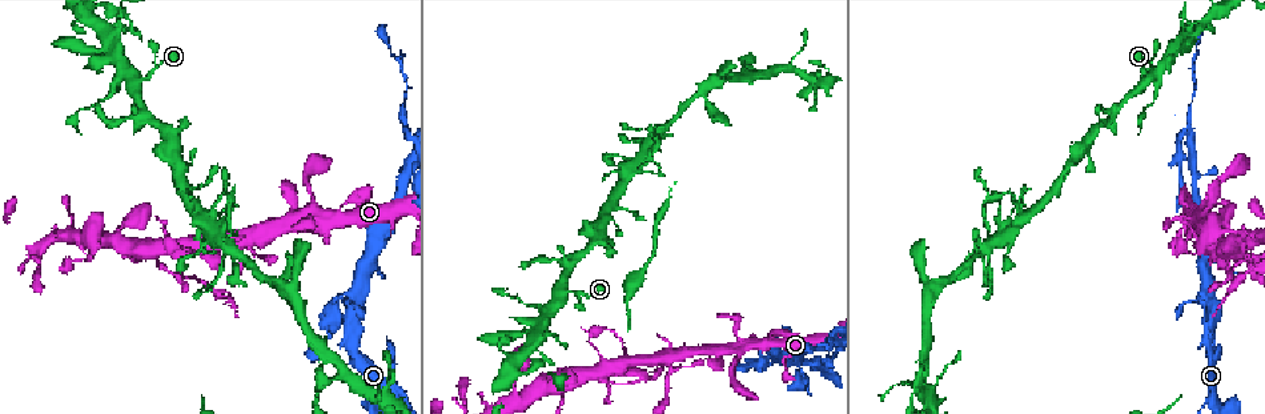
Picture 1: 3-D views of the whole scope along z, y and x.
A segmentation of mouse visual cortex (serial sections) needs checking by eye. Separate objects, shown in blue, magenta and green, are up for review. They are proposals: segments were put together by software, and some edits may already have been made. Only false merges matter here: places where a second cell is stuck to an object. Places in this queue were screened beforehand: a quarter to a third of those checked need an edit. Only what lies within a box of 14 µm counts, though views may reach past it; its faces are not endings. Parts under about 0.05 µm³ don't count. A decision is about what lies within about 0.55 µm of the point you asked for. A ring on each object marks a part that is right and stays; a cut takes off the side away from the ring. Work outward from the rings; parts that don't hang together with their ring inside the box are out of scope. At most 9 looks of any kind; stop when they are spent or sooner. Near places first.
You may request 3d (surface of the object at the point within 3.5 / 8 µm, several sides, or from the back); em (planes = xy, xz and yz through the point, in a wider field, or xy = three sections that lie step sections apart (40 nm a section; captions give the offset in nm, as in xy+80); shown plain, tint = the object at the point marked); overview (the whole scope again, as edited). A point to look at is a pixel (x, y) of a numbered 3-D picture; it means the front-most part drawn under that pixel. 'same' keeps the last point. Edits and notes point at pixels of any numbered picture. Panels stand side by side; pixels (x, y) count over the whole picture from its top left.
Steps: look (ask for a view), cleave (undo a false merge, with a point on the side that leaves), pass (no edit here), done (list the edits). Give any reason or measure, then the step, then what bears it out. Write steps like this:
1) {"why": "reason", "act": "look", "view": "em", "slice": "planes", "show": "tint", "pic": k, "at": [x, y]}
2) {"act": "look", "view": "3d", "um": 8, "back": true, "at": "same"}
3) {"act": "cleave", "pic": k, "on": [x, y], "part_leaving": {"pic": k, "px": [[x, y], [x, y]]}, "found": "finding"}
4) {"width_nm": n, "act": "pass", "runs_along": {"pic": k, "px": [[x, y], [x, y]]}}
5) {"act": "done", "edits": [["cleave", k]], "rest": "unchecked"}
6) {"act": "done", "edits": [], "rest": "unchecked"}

{"why": "sharp bend", "act": "look", "view": "em", "slice": "xy", "step": 2, "show": "tint", "pic": 1, "at": [1195, 222]}

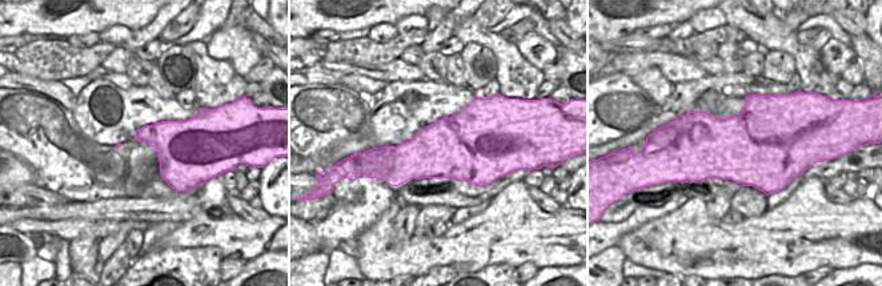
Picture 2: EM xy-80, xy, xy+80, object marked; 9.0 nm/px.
{"why": "see where the arms go", "act": "look", "view": "3d", "um": 3.5, "at": "same"}

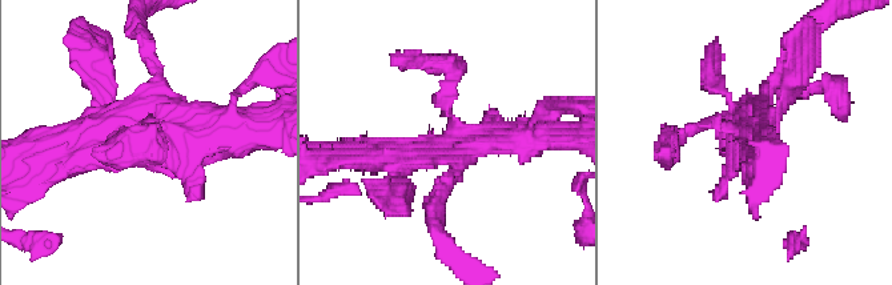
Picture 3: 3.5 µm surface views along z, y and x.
{"act": "pass", "runs_along": {"pic": 3, "px": [[256, 128], [155, 132], [84, 157]]}, "found": "one cell here"}

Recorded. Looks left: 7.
{"why": "three arms meet", "act": "look", "view": "em", "slice": "xy", "step": 3, "show": "tint", "pic": 1, "at": [1119, 113]}

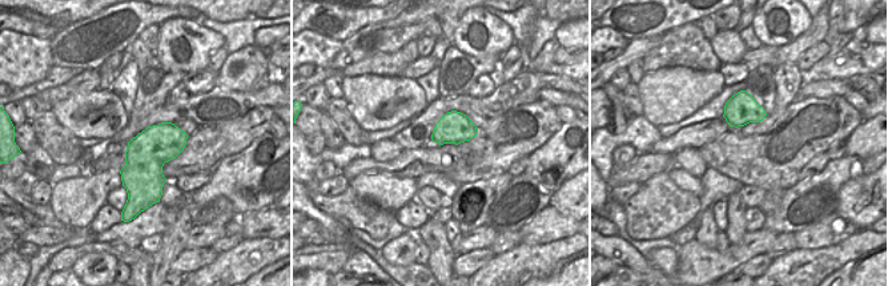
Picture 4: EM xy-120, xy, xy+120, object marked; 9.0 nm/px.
{"why": "wider look", "act": "look", "view": "3d", "um": 3.5, "back": true, "at": "same"}

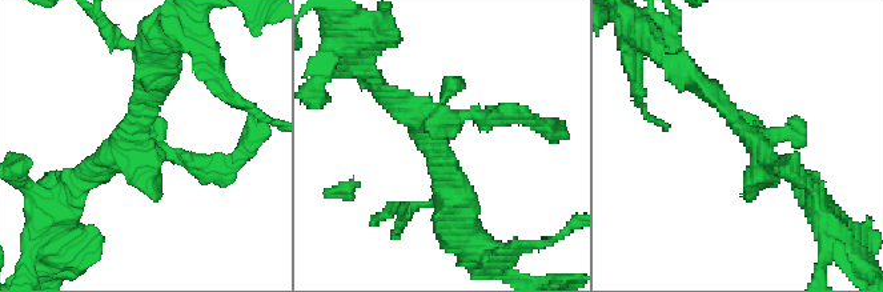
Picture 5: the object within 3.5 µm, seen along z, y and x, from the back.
{"act": "pass", "found": "all the same cell"}

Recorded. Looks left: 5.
{"why": "sharp bend", "act": "look", "view": "3d", "um": 3.5, "pic": 1, "at": [1159, 77]}

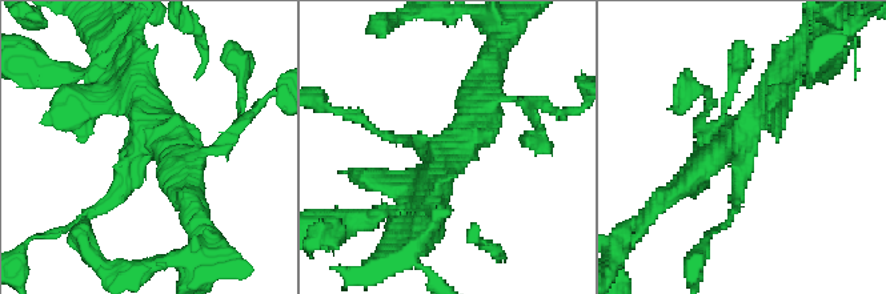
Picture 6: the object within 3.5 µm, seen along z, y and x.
{"why": "now the EM", "act": "look", "view": "em", "slice": "xy", "step": 3, "show": "plain", "pic": 6, "at": [745, 154]}

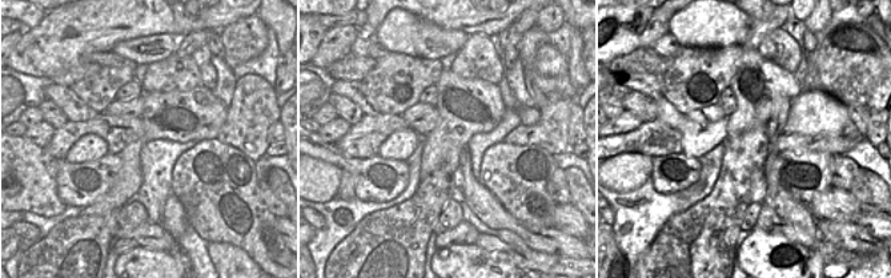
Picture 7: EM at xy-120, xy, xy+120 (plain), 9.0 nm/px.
{"act": "look", "view": "em", "slice": "xy", "step": 3, "show": "tint", "at": "same"}

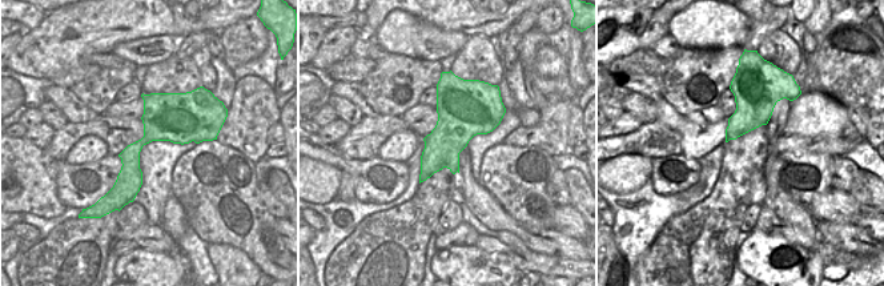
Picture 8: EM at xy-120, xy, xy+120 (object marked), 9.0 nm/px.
{"act": "pass", "runs_along": {"pic": 6, "px": [[189, 166], [152, 133], [124, 186], [83, 214]]}, "found": "all the same cell"}

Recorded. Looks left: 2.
{"why": "small branch off a trunk", "act": "look", "view": "3d", "um": 8, "pic": 1, "at": [157, 256]}

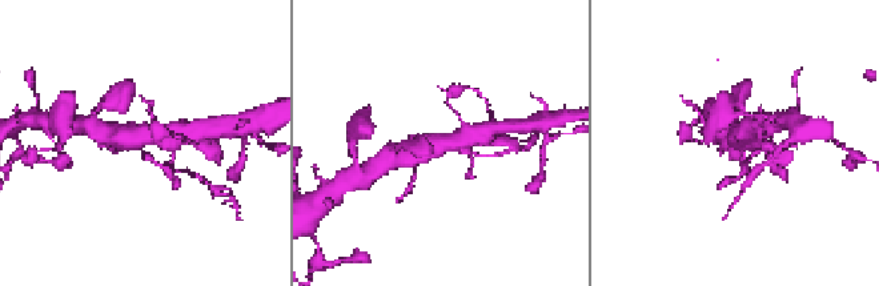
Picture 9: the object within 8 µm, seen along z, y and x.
{"act": "look", "view": "3d", "um": 3.5, "pic": 9, "at": [438, 151]}

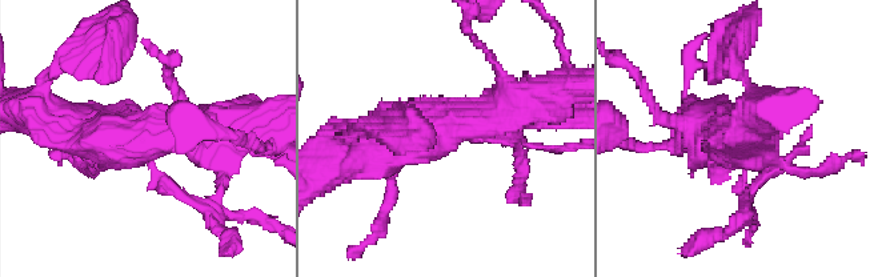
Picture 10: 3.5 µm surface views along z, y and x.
{"act": "cleave", "pic": 10, "on": [181, 196], "found": "two cells meet here"}

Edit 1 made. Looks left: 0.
{"act": "done", "edits": [["cleave", 10]], "rest": "unchecked"}

